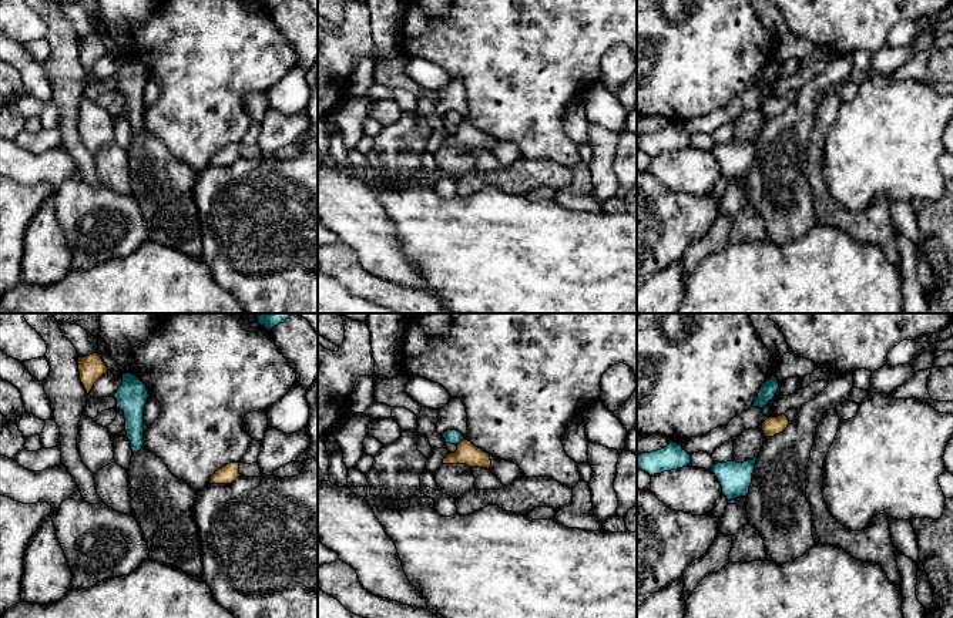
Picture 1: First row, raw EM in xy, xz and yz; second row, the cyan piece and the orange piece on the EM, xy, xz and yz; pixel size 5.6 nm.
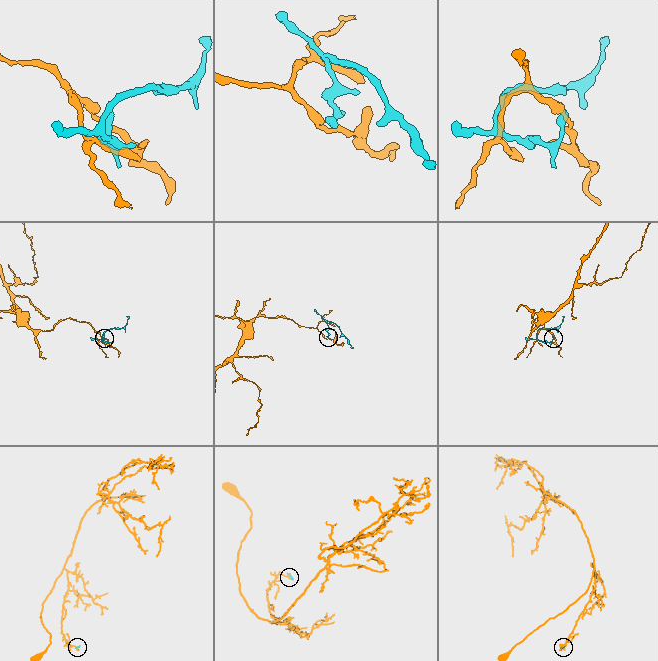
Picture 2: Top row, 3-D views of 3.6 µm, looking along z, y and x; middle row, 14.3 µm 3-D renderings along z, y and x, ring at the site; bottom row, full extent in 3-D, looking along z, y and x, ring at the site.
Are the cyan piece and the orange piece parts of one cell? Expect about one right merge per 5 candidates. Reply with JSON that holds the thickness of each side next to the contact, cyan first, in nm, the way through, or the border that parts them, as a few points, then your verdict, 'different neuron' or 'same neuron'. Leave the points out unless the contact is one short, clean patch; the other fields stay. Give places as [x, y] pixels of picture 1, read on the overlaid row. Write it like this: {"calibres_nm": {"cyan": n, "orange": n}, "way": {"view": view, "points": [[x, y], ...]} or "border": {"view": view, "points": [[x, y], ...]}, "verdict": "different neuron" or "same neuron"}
{"calibres_nm": {"cyan": 80, "orange": 120}, "border": {"view": "xz", "points": [[463, 437], [457, 444]]}, "verdict": "different neuron"}

